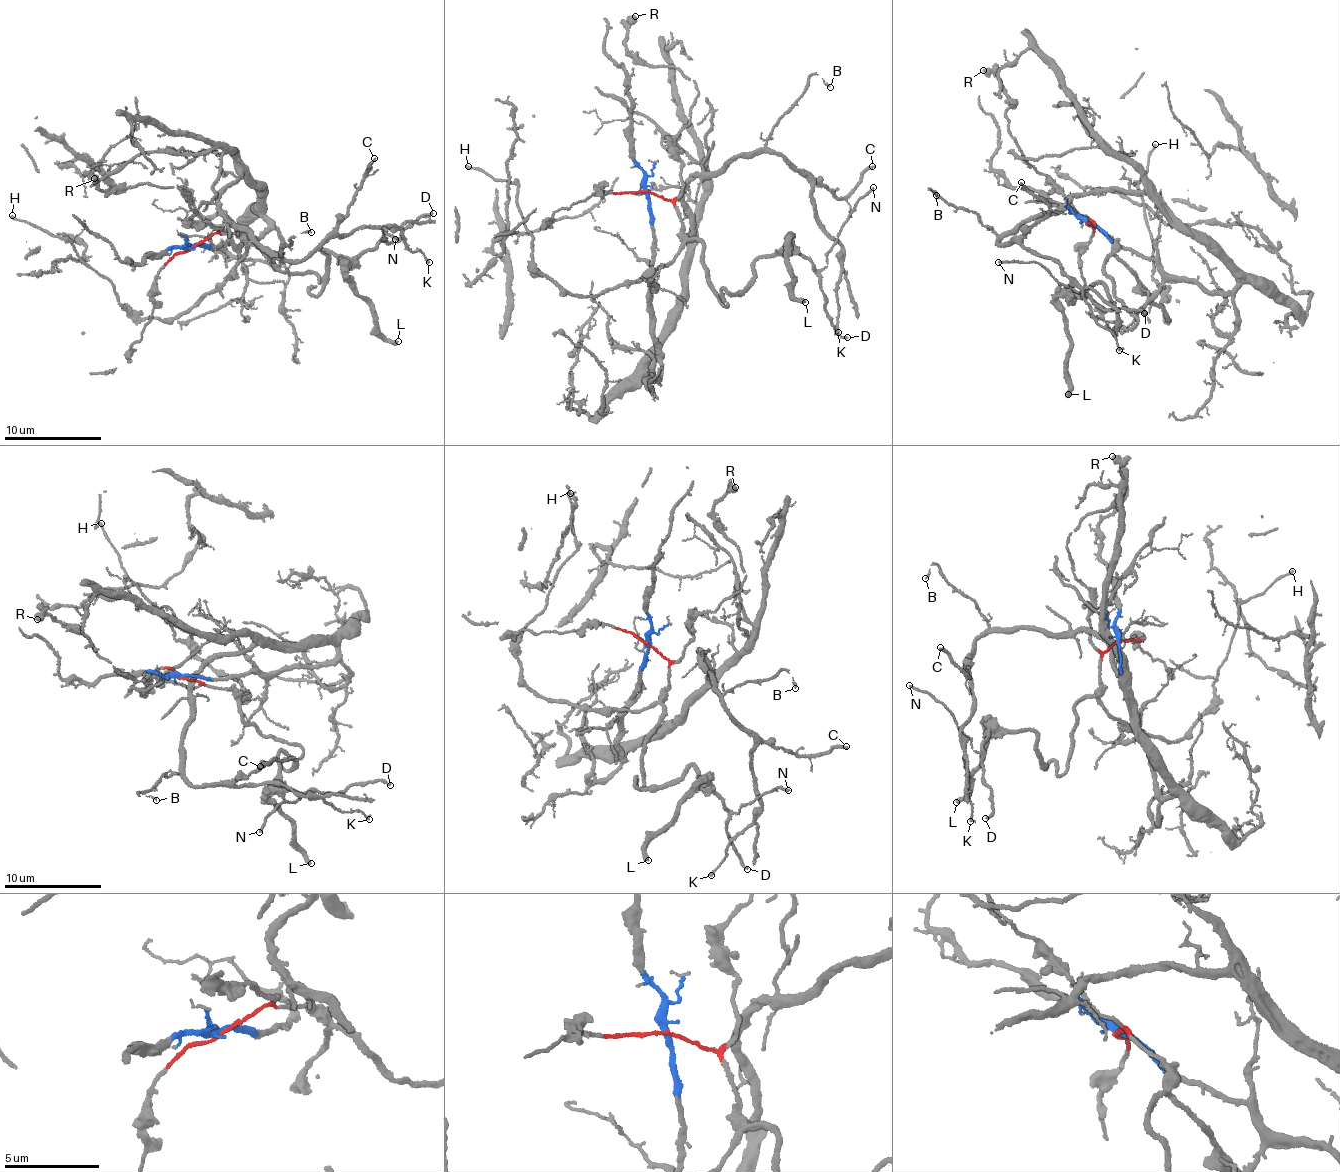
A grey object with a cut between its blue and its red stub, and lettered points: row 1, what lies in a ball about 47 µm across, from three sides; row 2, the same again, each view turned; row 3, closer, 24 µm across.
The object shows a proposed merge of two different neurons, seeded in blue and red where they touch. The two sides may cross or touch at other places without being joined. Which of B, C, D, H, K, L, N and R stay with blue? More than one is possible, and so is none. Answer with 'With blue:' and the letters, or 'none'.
With blue: B, C, K

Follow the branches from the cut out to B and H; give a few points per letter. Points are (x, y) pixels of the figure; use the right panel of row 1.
B: (1087, 223), (1205, 291), (1237, 284), (1216, 252), (1149, 196), (1091, 189), (996, 233), (932, 189), (937, 195)
H: (1087, 223), (1092, 221), (1107, 233), (1136, 287), (1168, 317), (1154, 277), (1139, 187), (1156, 143)

